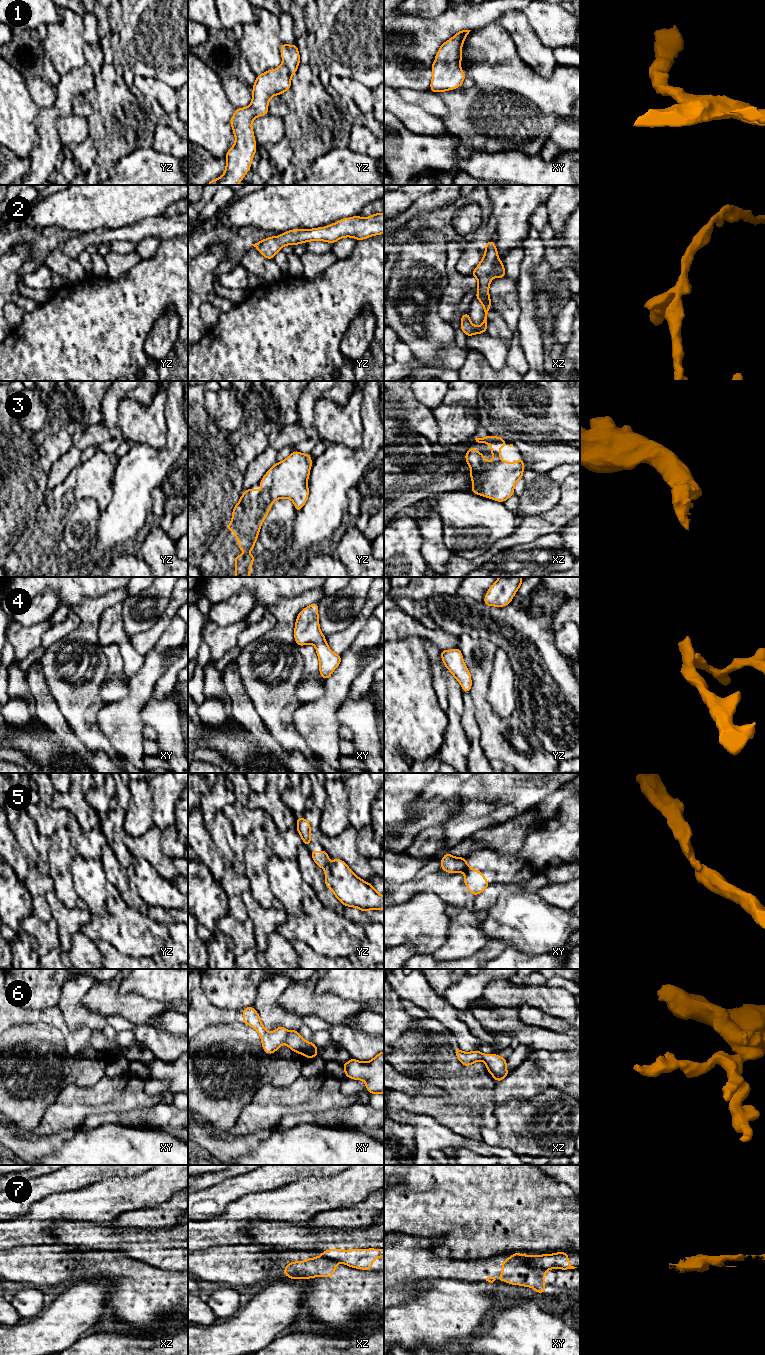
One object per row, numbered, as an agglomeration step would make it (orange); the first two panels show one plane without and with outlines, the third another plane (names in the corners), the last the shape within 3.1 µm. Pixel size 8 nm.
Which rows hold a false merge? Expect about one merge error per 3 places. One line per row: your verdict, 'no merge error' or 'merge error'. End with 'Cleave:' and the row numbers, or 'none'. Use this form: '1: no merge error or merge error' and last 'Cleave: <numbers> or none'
1: no merge error
2: no merge error
3: no merge error
4: no merge error
5: merge error
6: merge error
7: merge error
Cleave: 5, 6, 7

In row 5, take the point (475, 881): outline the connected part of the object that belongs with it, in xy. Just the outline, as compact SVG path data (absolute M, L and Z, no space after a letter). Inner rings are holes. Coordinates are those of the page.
M467 863L463 873L465 874L464 884L474 896L483 892L491 884L482 872L472 869Z

